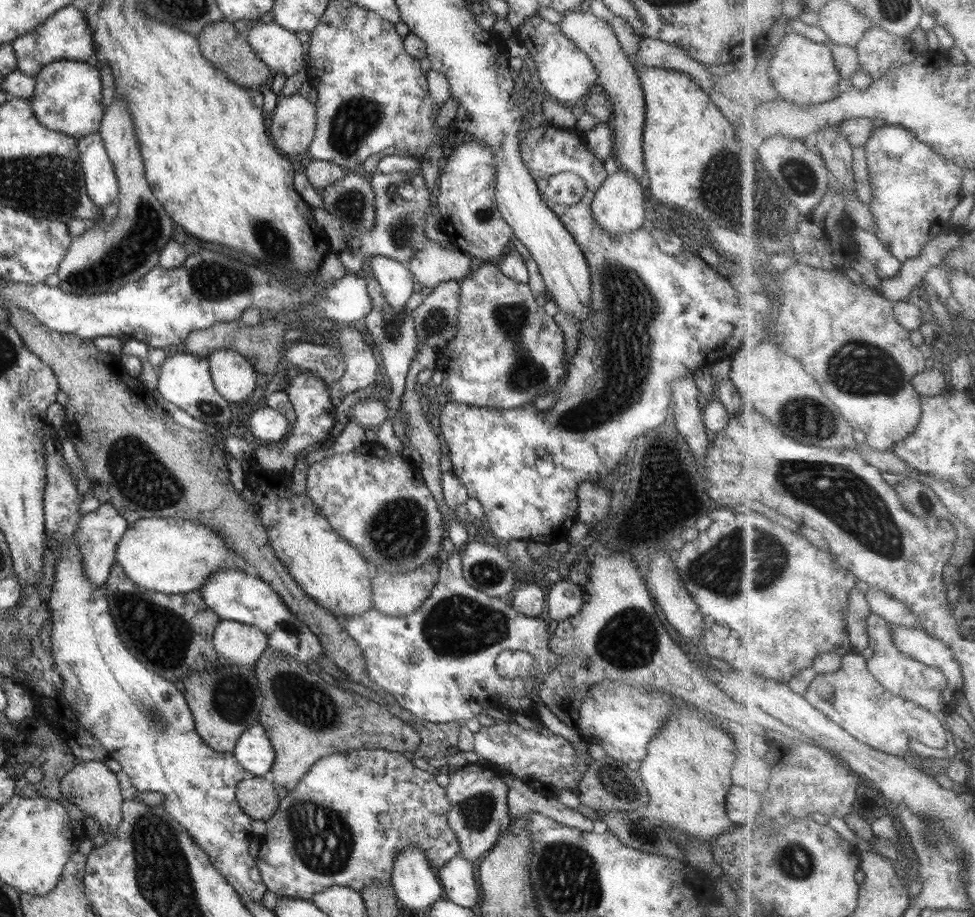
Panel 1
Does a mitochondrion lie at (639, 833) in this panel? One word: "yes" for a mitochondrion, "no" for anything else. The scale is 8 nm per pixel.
yes

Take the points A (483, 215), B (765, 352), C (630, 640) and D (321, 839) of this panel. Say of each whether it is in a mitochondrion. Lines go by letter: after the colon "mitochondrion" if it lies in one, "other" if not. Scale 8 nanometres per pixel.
A: mitochondrion
B: other
C: mitochondrion
D: mitochondrion

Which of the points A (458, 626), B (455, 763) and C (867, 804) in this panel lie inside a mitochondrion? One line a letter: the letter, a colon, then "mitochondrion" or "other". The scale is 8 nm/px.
A: mitochondrion
B: other
C: other

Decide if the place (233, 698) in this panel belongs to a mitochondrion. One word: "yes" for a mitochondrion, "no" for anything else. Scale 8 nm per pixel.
yes

